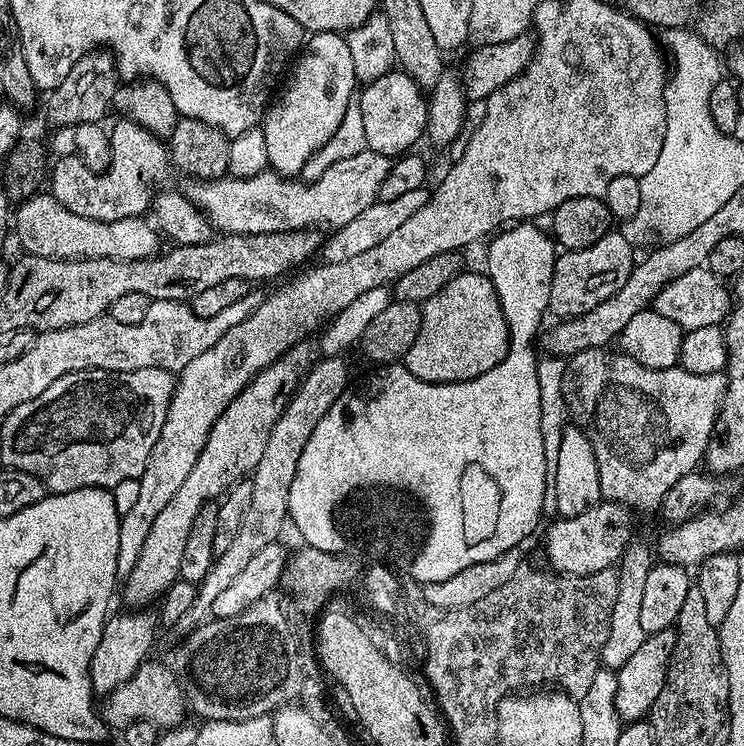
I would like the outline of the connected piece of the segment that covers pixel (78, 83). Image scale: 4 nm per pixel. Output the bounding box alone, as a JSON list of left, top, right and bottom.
[47,50,122,129]

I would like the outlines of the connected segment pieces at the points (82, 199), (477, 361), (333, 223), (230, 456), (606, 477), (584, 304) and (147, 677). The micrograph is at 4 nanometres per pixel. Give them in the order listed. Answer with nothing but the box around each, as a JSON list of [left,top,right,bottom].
[[50,118,170,222],[402,270,508,384],[186,150,393,234],[122,342,314,605],[563,348,726,513],[548,230,634,318],[102,658,186,730]]

